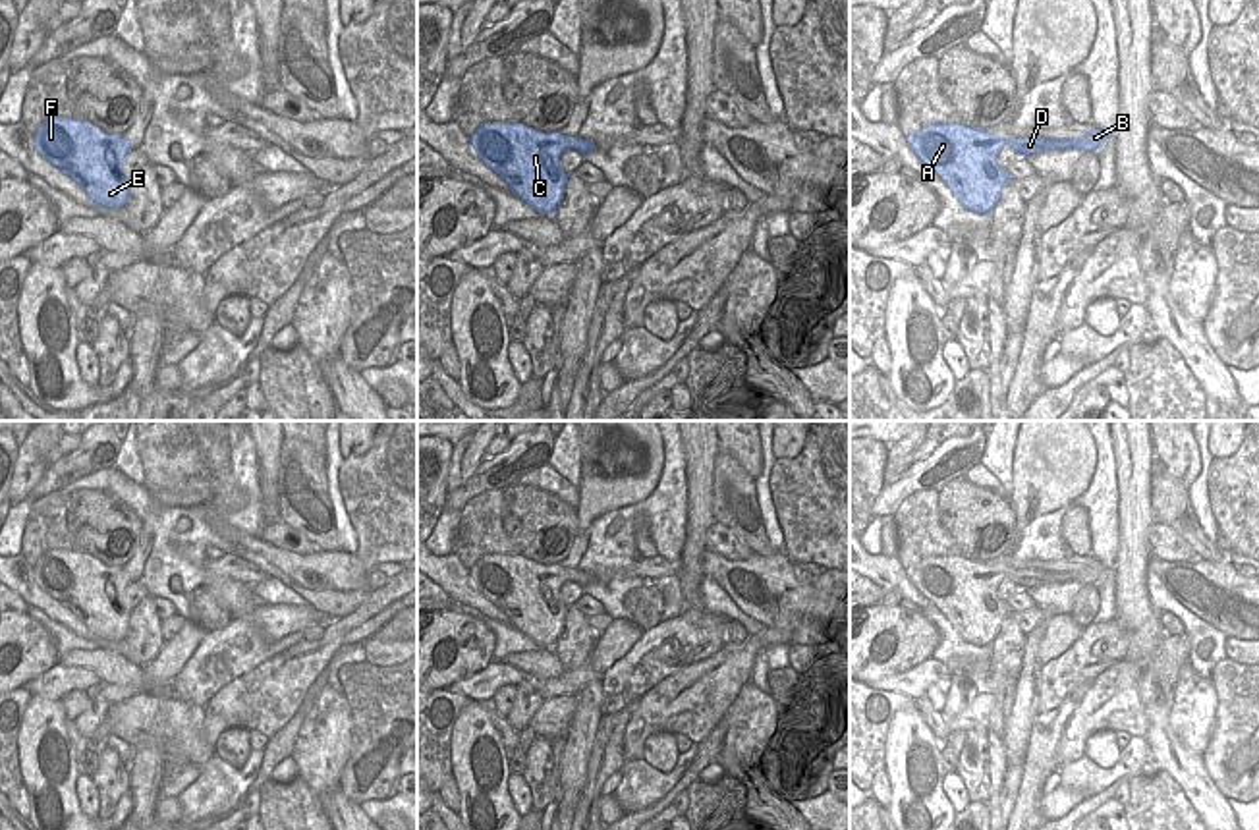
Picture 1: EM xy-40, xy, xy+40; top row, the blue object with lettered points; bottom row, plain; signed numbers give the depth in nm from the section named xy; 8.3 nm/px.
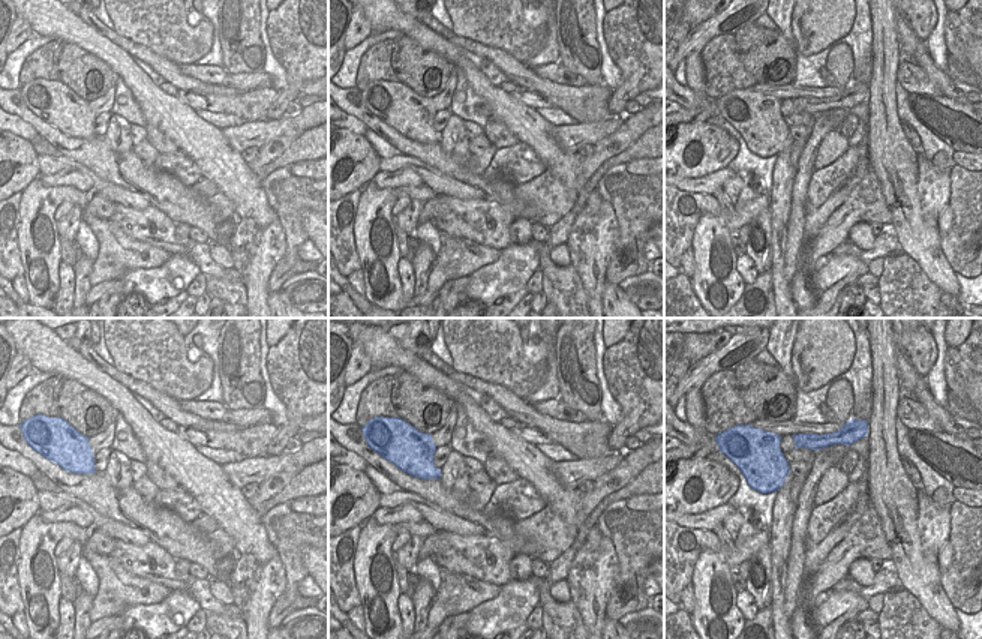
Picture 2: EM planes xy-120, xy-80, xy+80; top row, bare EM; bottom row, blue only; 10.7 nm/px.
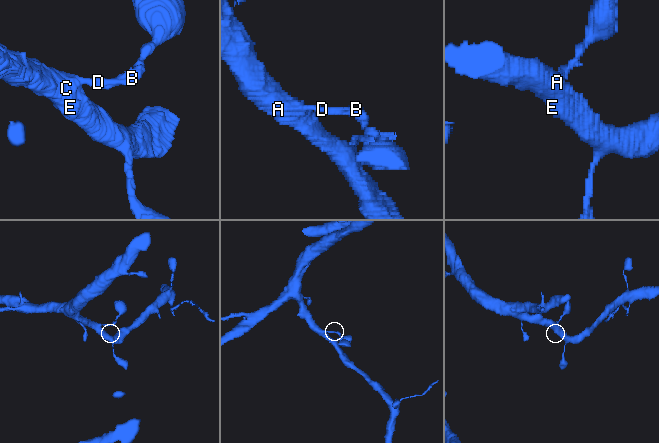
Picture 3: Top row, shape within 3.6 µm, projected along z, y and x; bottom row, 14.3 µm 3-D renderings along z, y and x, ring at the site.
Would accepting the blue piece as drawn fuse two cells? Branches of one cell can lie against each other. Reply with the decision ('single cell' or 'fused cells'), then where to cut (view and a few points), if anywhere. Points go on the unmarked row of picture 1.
single cell | no cut

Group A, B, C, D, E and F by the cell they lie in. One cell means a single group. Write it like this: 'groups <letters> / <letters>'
groups A B C D E F

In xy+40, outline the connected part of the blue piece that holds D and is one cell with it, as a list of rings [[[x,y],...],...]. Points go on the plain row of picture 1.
[[[931,556],[906,569],[909,583],[931,600],[958,635],[989,647],[1000,631],[1010,606],[996,596],[998,583],[1008,577],[1018,589],[1076,581],[1093,585],[1106,569],[1097,558],[1081,571],[1000,569],[964,556]]]

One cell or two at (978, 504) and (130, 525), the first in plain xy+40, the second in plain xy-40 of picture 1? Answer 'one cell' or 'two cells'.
one cell

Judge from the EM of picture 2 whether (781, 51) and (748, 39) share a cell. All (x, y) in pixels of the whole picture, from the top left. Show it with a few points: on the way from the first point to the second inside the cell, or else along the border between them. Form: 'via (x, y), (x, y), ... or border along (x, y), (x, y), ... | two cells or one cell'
via (774, 51), (762, 51), (756, 45) | one cell

